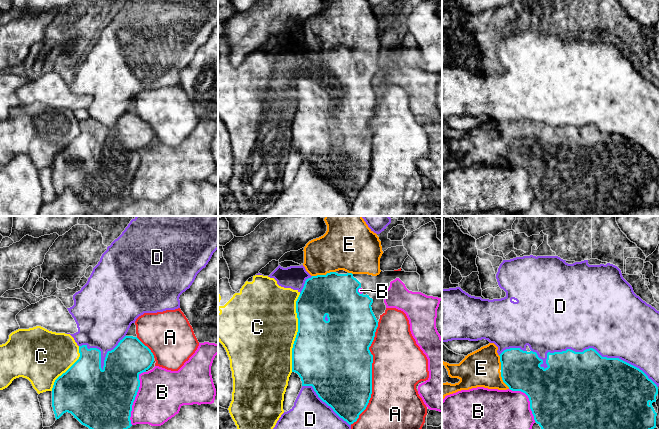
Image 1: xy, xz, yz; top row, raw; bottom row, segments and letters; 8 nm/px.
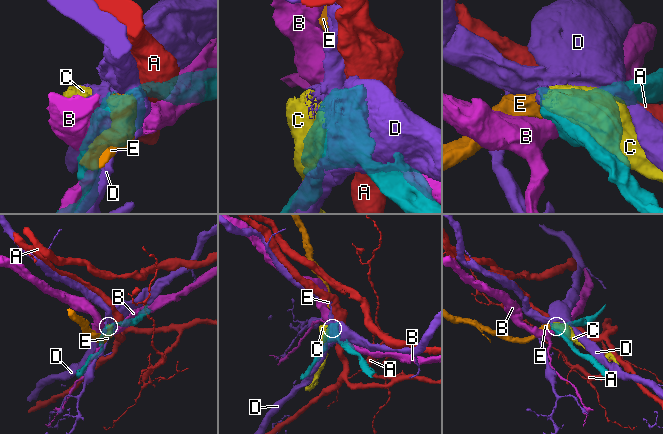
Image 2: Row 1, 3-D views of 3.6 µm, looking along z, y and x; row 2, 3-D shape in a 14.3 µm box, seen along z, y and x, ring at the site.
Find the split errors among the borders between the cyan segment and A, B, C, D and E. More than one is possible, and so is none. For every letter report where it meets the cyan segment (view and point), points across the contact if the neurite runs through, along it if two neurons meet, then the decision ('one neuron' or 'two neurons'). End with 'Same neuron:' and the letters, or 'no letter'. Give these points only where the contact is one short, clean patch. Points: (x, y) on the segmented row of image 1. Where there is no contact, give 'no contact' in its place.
A: xz (371, 374) | two neurons
B: xy (135, 396) | two neurons
C: xz (297, 332) | two neurons
D: yz (584, 350) | two neurons
E: xz (323, 275) | one neuron
Same neuron: E

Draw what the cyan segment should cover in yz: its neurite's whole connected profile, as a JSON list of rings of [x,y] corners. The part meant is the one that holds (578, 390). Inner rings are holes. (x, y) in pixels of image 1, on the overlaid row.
[[[494,343],[468,354],[459,364],[442,361],[451,378],[460,381],[455,384],[442,383],[442,401],[450,394],[477,387],[521,391],[530,401],[530,409],[535,422],[541,429],[654,429],[658,407],[658,387],[639,368],[619,359],[602,357],[595,349],[583,352],[567,349],[562,352],[547,353],[547,368],[541,367],[543,360],[536,352],[523,351],[520,348],[504,350],[500,355]]]

